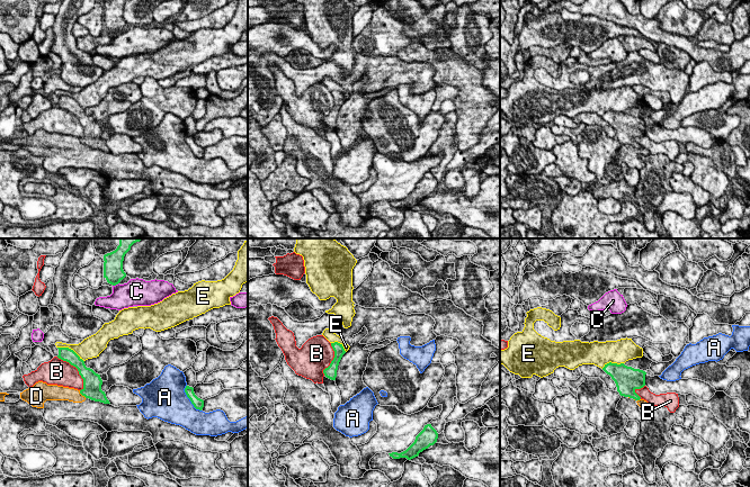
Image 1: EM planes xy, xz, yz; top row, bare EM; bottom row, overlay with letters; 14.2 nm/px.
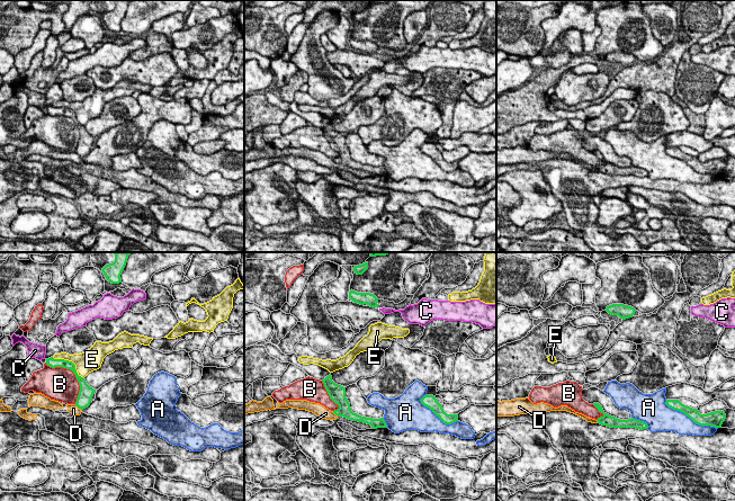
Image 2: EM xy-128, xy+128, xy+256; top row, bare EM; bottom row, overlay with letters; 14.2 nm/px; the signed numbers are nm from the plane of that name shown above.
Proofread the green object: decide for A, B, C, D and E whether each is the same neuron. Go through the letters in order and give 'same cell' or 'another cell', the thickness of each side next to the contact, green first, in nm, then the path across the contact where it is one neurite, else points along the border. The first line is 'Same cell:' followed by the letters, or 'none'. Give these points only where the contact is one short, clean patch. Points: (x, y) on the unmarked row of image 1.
Same cell: none
A: another cell; calibres 160 and 460 nm
B: another cell; calibres 220 and 360 nm
C: another cell; calibres 280 and 340 nm; border xy (118, 30), (113, 34)
D: another cell; calibres 260 and 190 nm
E: another cell; calibres 190 and 280 nm

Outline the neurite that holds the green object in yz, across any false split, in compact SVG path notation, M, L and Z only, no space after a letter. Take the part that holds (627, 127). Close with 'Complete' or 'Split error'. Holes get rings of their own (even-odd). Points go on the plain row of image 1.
M611 110L605 112L602 118L615 129L620 144L635 148L641 147L635 138L645 134L645 119L627 115L624 111L617 112Z. Complete

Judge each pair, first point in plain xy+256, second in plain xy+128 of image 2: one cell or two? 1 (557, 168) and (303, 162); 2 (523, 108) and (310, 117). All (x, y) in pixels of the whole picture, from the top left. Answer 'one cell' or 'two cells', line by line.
1: one cell
2: two cells

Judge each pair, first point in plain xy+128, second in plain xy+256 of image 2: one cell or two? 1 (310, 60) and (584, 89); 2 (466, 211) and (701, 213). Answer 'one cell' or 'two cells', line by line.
1: one cell
2: one cell

